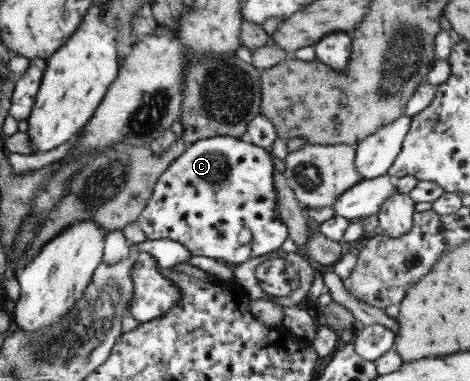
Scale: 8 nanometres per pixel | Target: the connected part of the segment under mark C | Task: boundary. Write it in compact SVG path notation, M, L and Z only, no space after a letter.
M214 136L186 145L160 174L153 191L135 220L148 240L168 239L179 242L194 256L208 256L222 263L235 265L268 254L287 237L287 228L279 217L269 151L230 136Z

